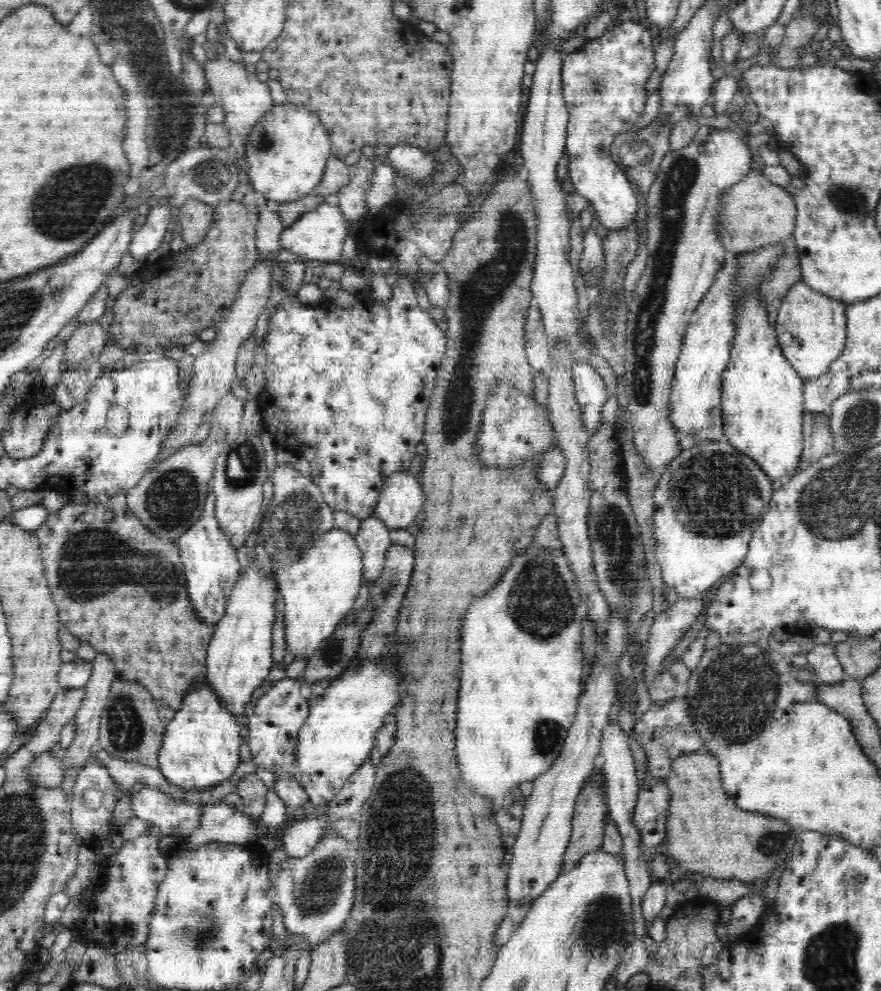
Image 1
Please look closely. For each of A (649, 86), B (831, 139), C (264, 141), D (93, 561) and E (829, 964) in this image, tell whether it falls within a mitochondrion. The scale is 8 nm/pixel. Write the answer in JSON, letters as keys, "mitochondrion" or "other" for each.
{"A":"other","B":"other","C":"mitochondrion","D":"mitochondrion","E":"mitochondrion"}

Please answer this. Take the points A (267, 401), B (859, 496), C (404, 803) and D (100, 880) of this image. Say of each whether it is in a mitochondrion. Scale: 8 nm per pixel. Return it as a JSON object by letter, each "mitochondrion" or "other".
{"A":"other","B":"mitochondrion","C":"mitochondrion","D":"other"}

